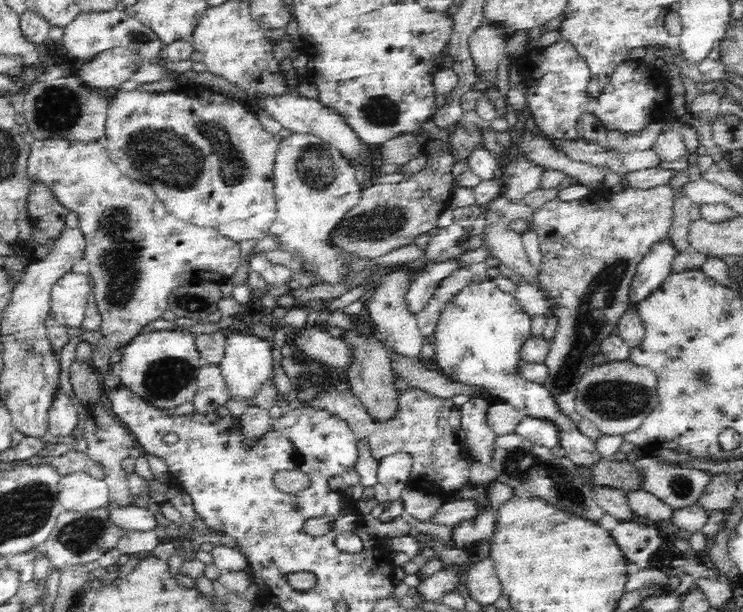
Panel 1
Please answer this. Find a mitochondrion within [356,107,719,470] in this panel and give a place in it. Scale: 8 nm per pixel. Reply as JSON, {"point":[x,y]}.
{"point":[591,320]}

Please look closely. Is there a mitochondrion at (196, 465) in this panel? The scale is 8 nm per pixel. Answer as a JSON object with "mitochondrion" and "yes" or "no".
{"mitochondrion":"no"}

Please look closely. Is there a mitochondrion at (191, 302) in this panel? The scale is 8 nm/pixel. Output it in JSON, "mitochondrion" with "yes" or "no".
{"mitochondrion":"yes"}

